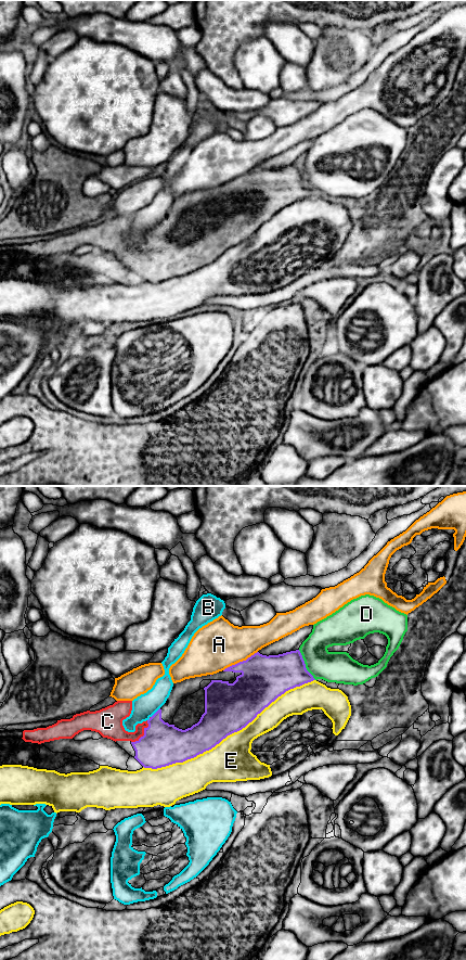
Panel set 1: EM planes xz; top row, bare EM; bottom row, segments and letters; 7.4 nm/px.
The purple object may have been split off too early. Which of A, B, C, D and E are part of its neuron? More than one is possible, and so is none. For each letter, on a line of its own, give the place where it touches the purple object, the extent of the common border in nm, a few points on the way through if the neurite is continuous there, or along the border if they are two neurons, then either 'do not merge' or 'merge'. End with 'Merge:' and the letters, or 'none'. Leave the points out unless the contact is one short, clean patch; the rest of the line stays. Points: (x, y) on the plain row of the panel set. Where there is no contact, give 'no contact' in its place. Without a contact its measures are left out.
A: xz (240, 176) | 300 nm | do not merge
B: xz (154, 228) | 140 nm | do not merge
C: xz (144, 247) | 200 nm | merge
D: xz (305, 179) | 260 nm | do not merge
E: xz (229, 248) | 1450 nm | do not merge
Merge: C

